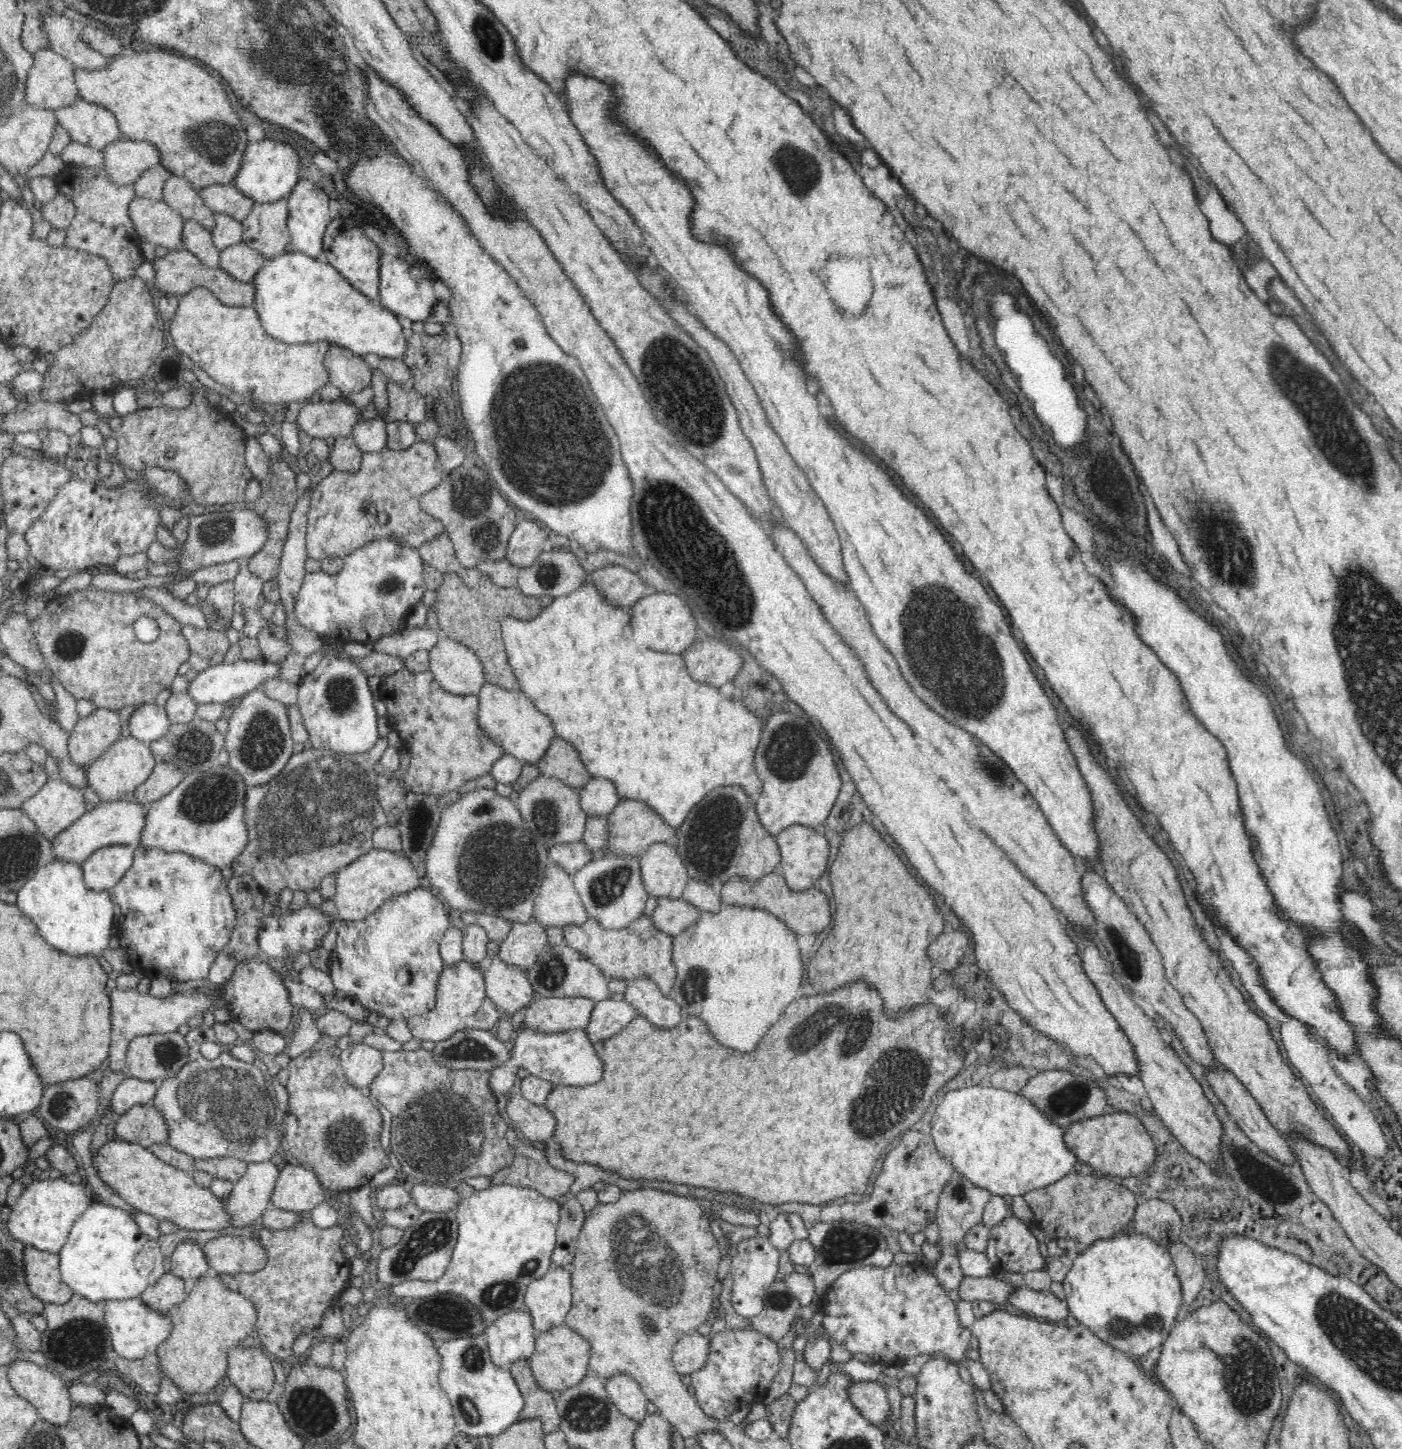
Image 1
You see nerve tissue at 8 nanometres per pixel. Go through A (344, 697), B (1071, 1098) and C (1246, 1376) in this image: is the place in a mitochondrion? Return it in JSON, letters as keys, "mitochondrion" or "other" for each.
{"A":"mitochondrion","B":"mitochondrion","C":"mitochondrion"}

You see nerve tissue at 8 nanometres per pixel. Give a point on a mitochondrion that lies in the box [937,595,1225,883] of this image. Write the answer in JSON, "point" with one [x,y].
{"point":[987,767]}

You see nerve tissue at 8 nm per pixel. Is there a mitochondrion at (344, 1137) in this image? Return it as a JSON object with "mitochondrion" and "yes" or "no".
{"mitochondrion":"yes"}

